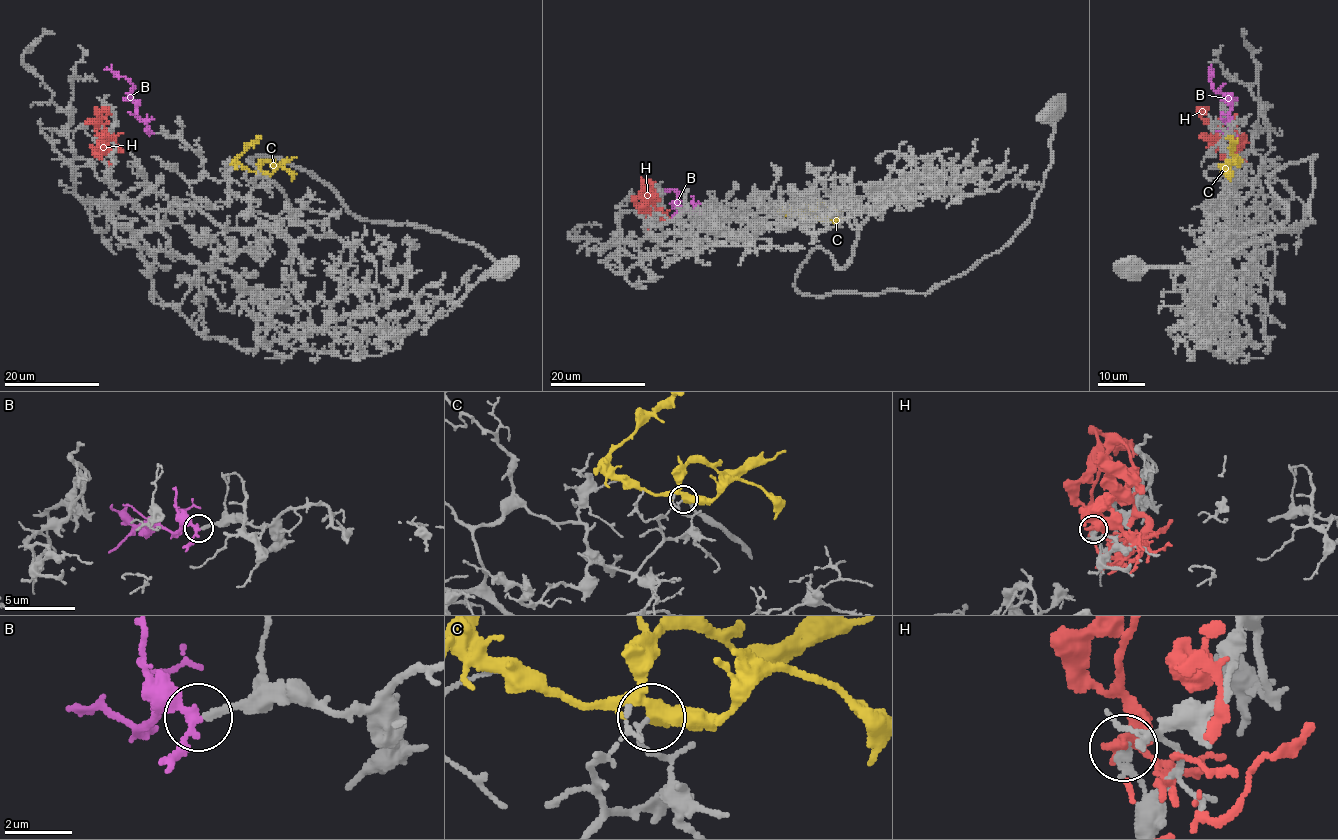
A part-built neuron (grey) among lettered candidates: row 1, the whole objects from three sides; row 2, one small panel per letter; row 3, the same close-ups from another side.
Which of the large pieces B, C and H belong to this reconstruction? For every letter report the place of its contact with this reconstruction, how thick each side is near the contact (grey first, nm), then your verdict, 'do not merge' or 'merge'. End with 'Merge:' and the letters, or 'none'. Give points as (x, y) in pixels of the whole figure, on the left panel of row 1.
B: meets grey at (153, 132); 200 nm thick on the grey side, 240 nm on the other; merge
C: meets grey at (261, 173); 140 nm thick on the grey side, 380 nm on the other; do not merge
H: meets grey at (95, 121); 240 nm thick on the grey side, 440 nm on the other; do not merge
Merge: B

